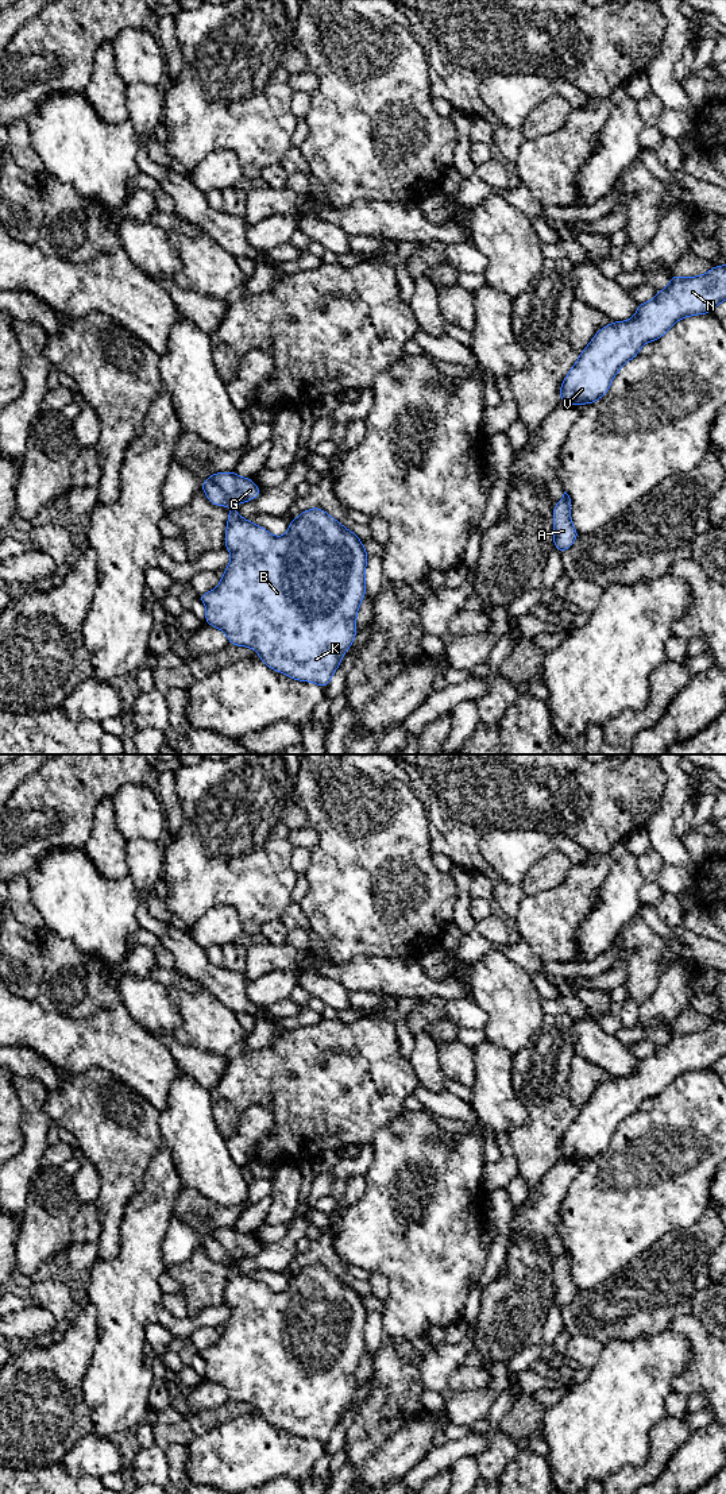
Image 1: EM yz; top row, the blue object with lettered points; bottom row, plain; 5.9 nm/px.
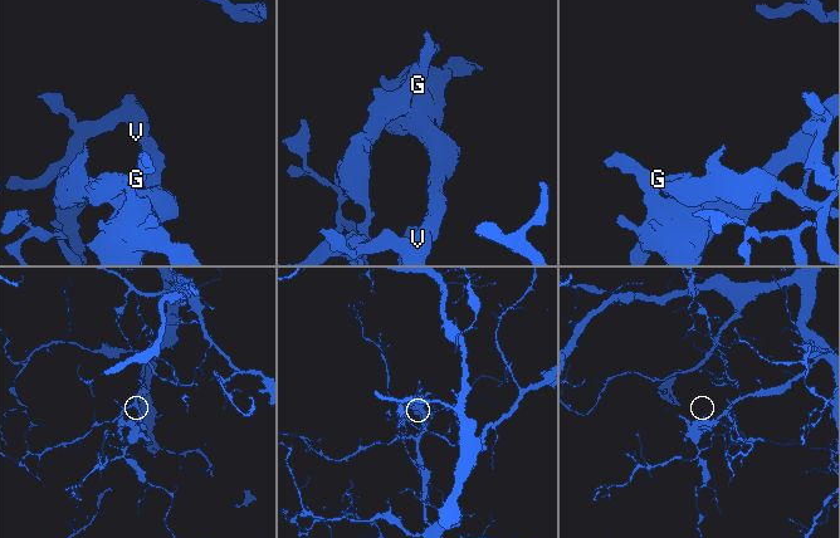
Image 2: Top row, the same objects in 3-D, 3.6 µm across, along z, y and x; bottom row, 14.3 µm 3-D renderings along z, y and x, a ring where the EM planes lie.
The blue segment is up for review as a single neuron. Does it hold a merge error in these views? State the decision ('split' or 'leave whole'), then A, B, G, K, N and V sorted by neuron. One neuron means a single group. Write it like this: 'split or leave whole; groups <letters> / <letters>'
split; groups A B K N V / G

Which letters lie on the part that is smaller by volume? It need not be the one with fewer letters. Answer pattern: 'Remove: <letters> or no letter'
Remove: G

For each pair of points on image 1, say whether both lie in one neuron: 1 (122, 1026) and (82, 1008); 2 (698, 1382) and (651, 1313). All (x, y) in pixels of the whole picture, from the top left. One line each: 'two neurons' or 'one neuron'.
1: two neurons
2: two neurons

